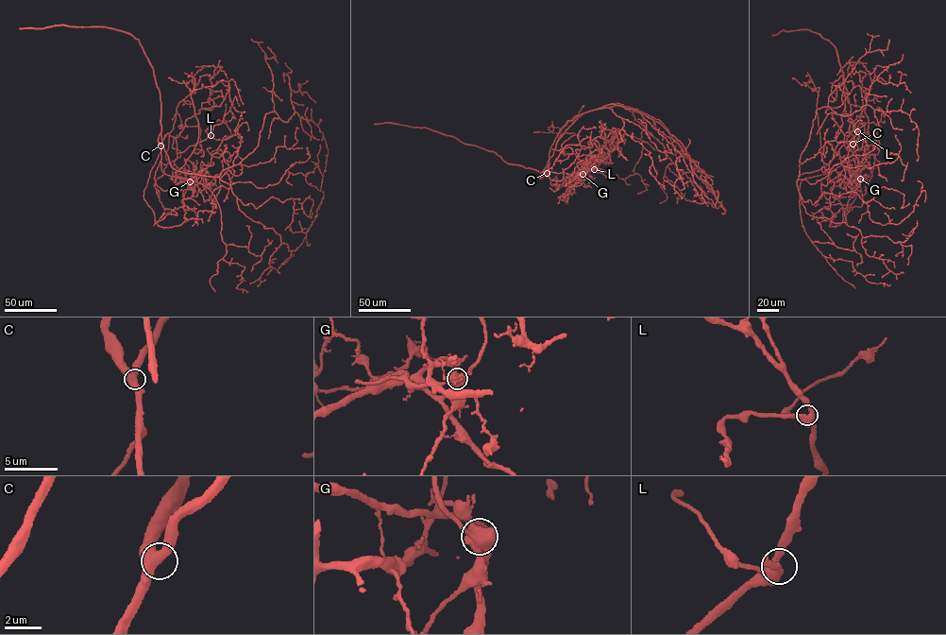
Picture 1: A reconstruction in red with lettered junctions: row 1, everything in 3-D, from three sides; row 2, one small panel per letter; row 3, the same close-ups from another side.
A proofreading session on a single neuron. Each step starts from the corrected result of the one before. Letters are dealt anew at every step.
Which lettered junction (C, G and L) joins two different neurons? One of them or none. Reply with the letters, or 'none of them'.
G

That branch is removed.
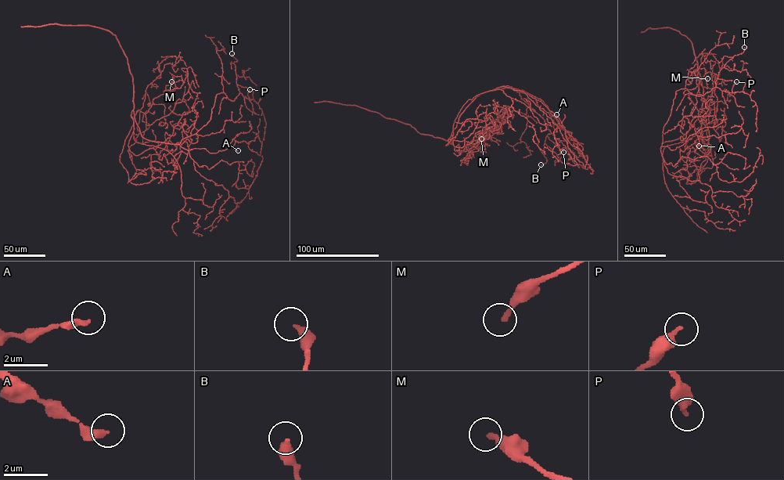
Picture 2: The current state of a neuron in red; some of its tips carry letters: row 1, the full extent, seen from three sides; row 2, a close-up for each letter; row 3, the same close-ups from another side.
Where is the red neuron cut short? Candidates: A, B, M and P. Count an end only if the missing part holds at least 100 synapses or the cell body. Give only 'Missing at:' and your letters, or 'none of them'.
Missing at: none of them

